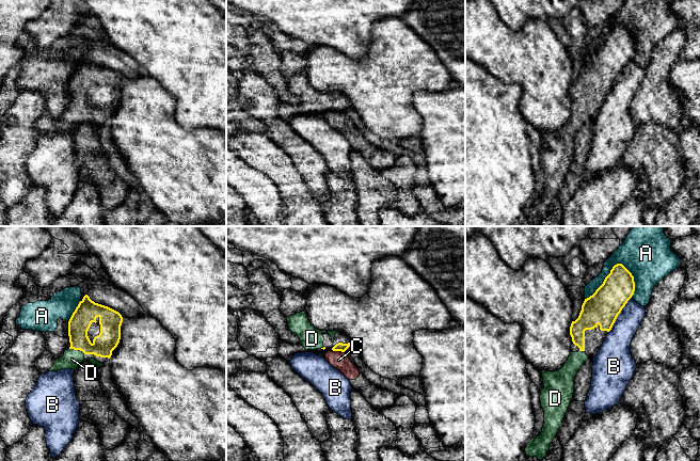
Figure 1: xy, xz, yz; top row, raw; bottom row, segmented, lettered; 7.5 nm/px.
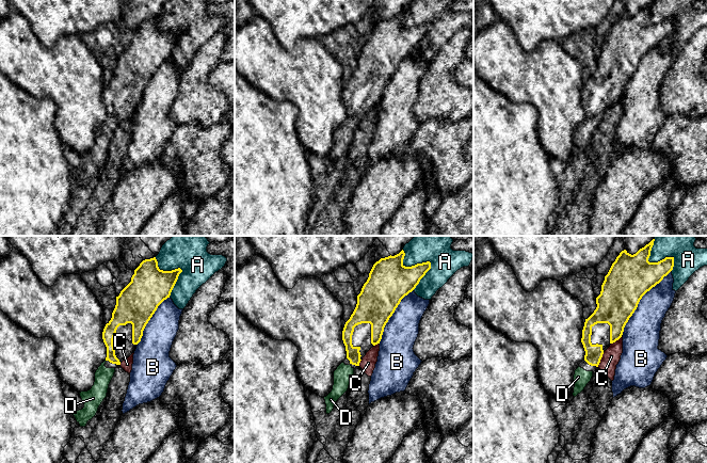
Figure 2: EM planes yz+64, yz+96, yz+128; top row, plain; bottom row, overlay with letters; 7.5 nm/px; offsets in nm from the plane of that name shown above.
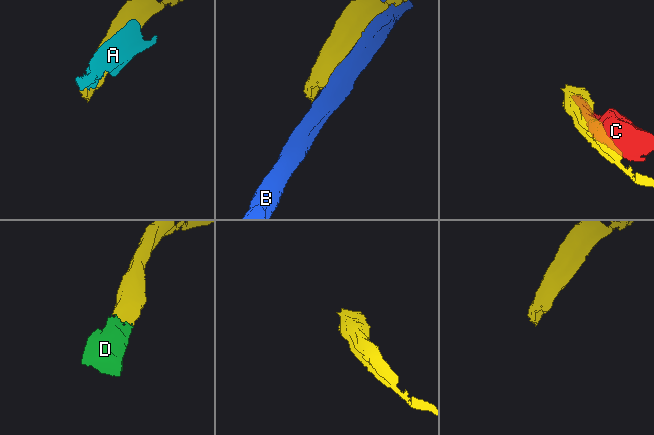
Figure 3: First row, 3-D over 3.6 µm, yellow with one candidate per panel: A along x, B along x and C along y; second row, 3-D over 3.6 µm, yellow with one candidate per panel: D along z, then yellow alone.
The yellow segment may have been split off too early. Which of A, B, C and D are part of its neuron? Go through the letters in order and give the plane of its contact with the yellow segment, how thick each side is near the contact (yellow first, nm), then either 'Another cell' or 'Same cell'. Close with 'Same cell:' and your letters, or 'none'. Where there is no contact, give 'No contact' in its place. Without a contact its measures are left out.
A: Touches yellow in yz. Thickness 240 nm (yellow) against 260 nm. Another cell
B: Touches yellow in yz. Thickness 260 nm (yellow) against 220 nm. Another cell
C: Touches yellow in xz. Thickness 70 nm (yellow) against 140 nm. Another cell
D: Touches yellow in xy. Thickness 160 nm (yellow) against 140 nm. Same cell
Same cell: D

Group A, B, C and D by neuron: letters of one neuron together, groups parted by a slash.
A / B / C / D

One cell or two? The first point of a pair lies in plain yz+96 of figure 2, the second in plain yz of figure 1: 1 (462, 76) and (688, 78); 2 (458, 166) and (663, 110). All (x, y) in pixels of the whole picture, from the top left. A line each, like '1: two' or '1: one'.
1: one
2: two

